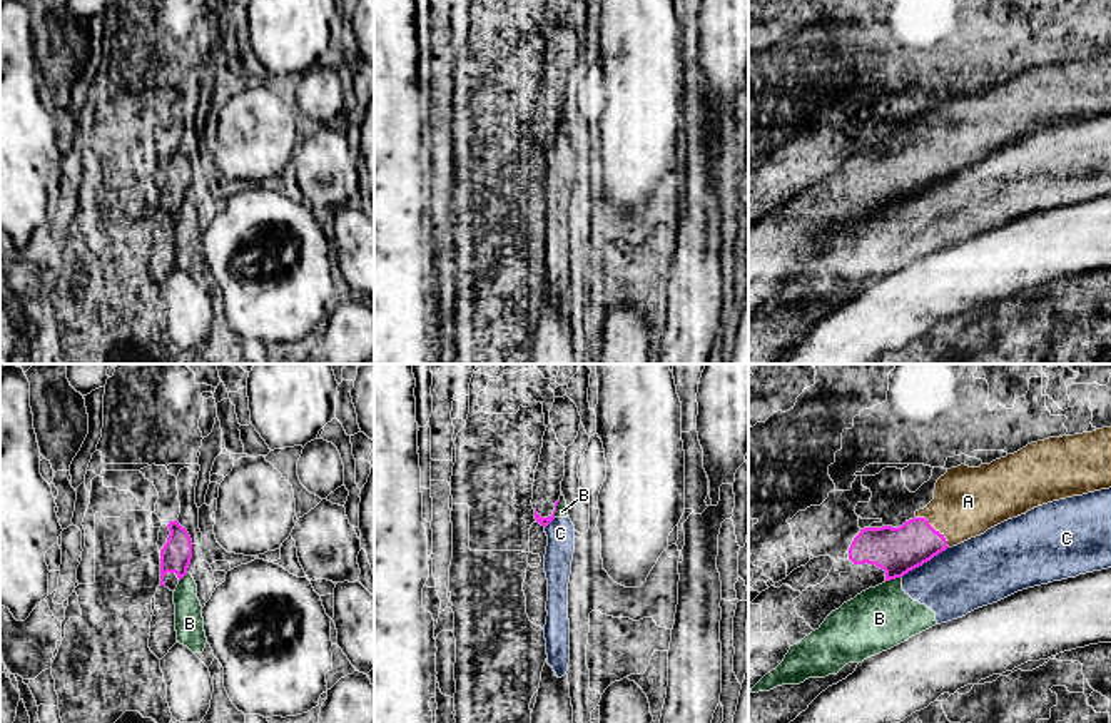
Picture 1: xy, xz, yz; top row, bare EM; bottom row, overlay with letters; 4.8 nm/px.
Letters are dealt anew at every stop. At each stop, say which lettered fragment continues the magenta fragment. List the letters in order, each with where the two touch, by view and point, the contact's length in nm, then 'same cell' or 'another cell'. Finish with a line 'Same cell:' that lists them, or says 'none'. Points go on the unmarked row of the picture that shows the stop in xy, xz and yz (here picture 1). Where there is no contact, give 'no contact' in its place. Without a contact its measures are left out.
A: meets magenta in yz at (933, 154); contact 220 nm long; same cell
B: meets magenta in xz at (555, 134); contact 90 nm long; another cell
C: meets magenta in yz at (924, 187); contact 280 nm long; another cell
Same cell: A

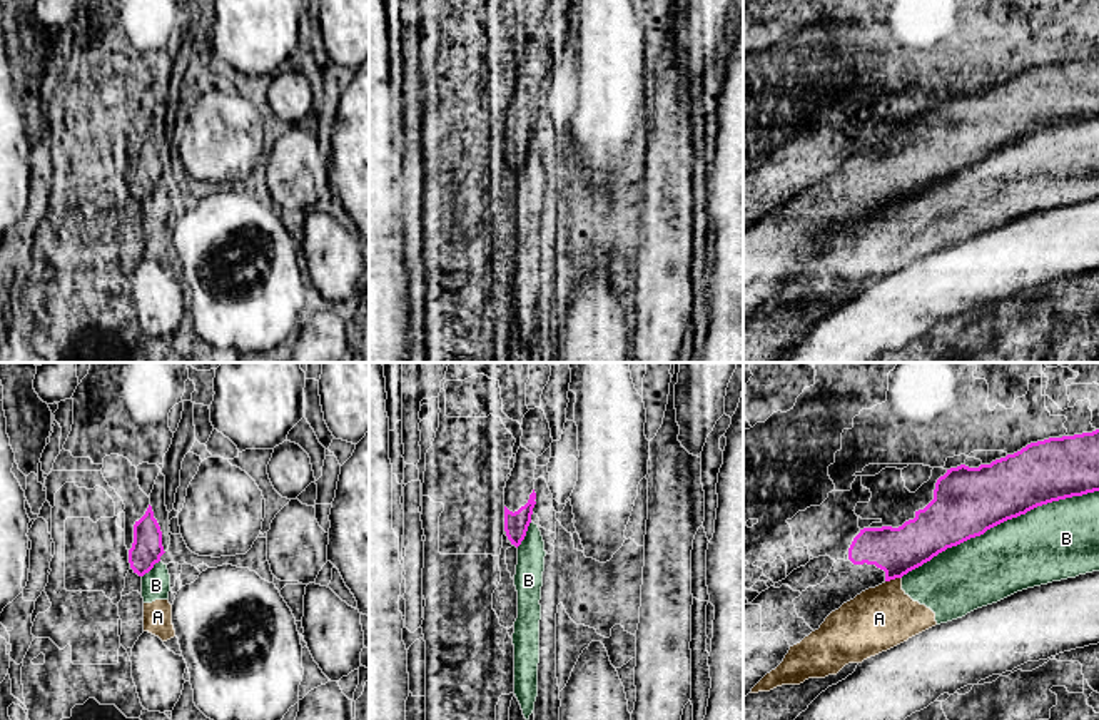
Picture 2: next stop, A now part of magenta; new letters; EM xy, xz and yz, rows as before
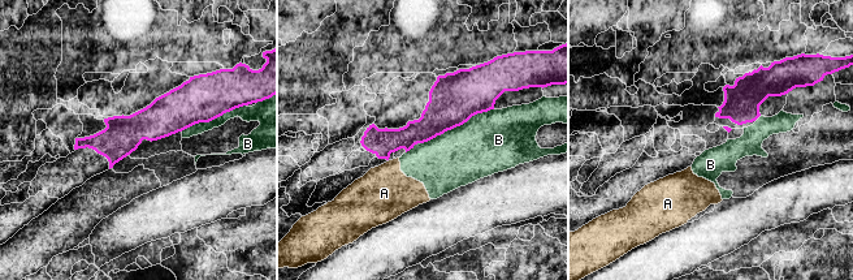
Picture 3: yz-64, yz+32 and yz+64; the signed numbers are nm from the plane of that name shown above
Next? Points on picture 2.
A: meets magenta in yz at (892, 204); contact 80 nm long; another cell
B: meets magenta in yz at (999, 149); contact 1050 nm long; another cell
Same cell: none

